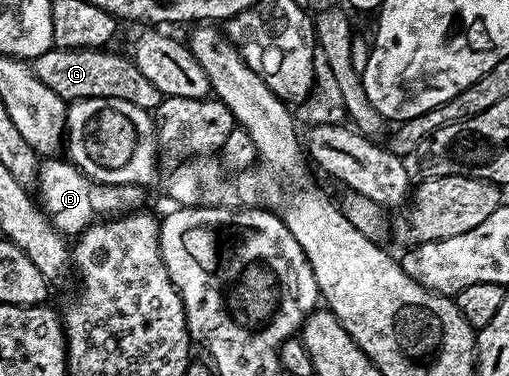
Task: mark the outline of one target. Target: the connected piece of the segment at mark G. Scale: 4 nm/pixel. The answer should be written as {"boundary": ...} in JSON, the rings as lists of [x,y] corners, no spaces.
{"boundary":[[[56,46],[39,54],[33,61],[33,73],[59,98],[67,102],[83,98],[123,98],[123,102],[135,102],[135,106],[154,110],[160,106],[162,95],[150,79],[133,64],[128,55],[116,56],[105,48],[58,48]]]}

